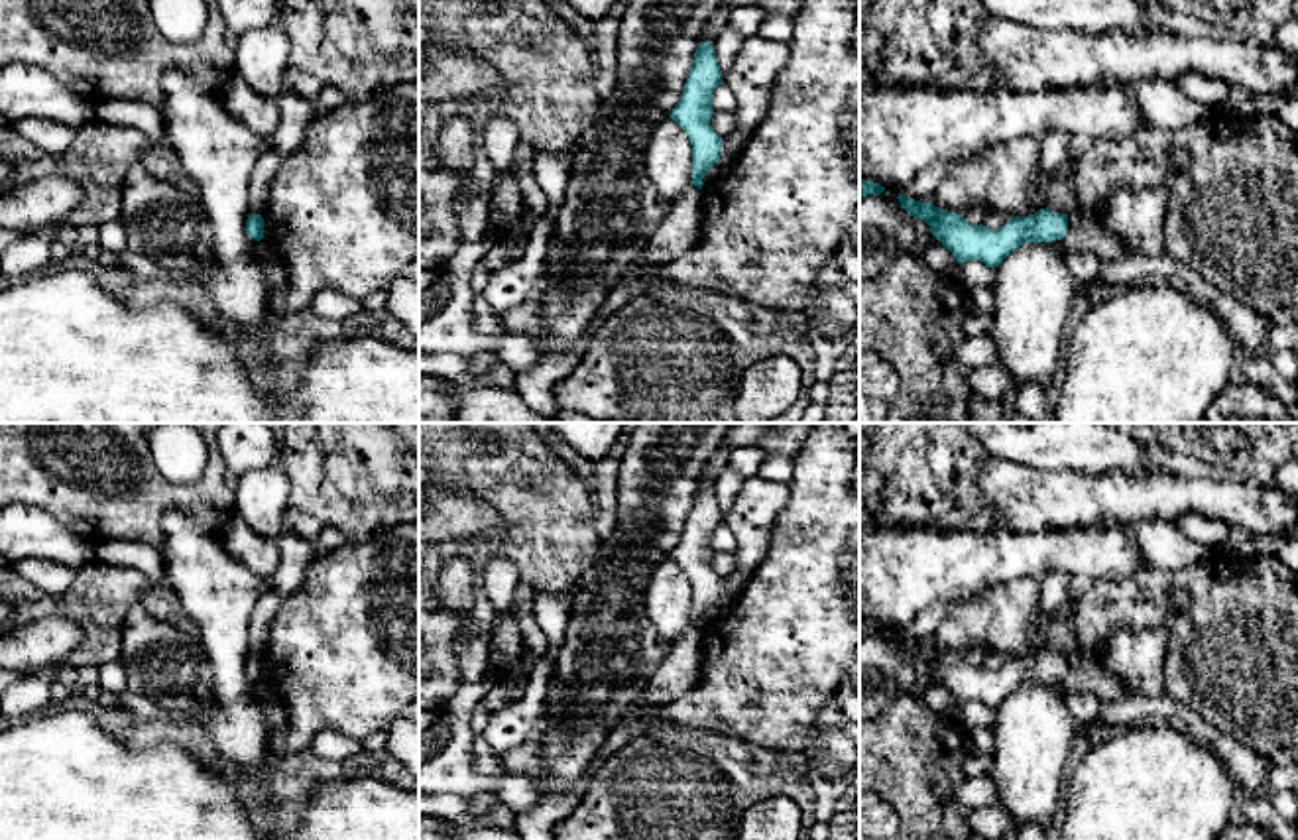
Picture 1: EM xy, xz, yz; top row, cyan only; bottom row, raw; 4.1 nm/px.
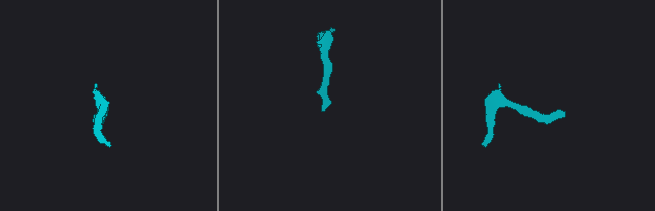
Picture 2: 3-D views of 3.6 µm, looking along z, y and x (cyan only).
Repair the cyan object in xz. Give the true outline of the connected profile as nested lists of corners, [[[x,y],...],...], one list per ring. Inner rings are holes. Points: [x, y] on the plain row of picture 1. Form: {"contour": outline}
{"contour": [[[700,482],[680,541],[669,555],[690,580],[692,622],[673,641],[671,651],[651,675],[641,700],[629,714],[637,714],[641,706],[663,708],[686,694],[700,675],[702,620],[722,594],[722,576],[710,567],[710,559],[714,555],[712,533],[720,523],[722,511],[716,500],[714,484]]]}

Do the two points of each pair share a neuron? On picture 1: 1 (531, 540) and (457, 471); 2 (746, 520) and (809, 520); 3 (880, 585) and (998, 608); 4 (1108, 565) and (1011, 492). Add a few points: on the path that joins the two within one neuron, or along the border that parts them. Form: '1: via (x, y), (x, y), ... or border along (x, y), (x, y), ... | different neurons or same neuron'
1: via (526, 518), (478, 471) | same neuron
2: border along (787, 484), (787, 504), (758, 563) | different neurons
3: border along (998, 583), (946, 604) | different neurons
4: border along (1106, 526), (1041, 528), (1015, 534) | different neurons

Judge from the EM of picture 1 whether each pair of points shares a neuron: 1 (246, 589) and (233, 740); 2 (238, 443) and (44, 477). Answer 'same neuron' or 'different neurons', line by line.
1: same neuron
2: different neurons

